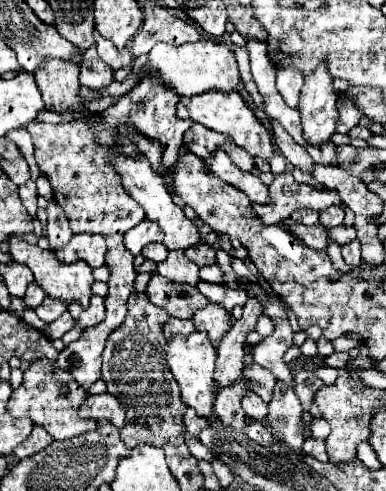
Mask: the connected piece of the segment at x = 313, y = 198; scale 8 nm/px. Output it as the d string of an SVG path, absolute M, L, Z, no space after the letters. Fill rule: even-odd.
M290 173L276 175L276 179L272 181L272 185L268 189L270 189L270 201L266 205L260 205L260 203L252 205L254 213L266 225L288 219L290 213L296 209L310 207L314 211L322 211L330 205L342 203L336 191L328 191L328 189L316 191L314 187L310 187L306 183L296 183Z

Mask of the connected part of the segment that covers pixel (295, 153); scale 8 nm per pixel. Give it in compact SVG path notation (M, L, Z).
M270 121L272 123L272 133L274 133L274 143L278 145L280 153L298 169L302 169L304 173L312 175L314 169L314 161L312 157L306 153L306 149L298 143L294 143L294 139L282 129L282 125L278 125L278 121Z

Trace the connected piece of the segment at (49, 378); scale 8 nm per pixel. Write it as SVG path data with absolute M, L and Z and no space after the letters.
M38 359L30 365L28 371L24 371L22 385L12 393L8 401L8 413L12 417L30 417L36 425L42 425L52 435L52 439L64 441L96 429L96 421L78 417L78 409L86 397L88 391L82 389L74 377L70 377L70 373L58 369L50 359Z

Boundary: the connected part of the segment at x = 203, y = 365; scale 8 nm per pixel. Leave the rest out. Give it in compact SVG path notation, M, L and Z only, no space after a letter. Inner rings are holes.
M194 331L188 337L170 337L168 343L166 343L164 353L166 353L168 367L170 367L174 379L180 385L182 401L188 407L196 409L196 413L200 417L212 415L212 411L214 411L214 393L212 393L212 387L216 385L212 375L214 375L214 363L216 363L216 349L210 343L208 335Z

